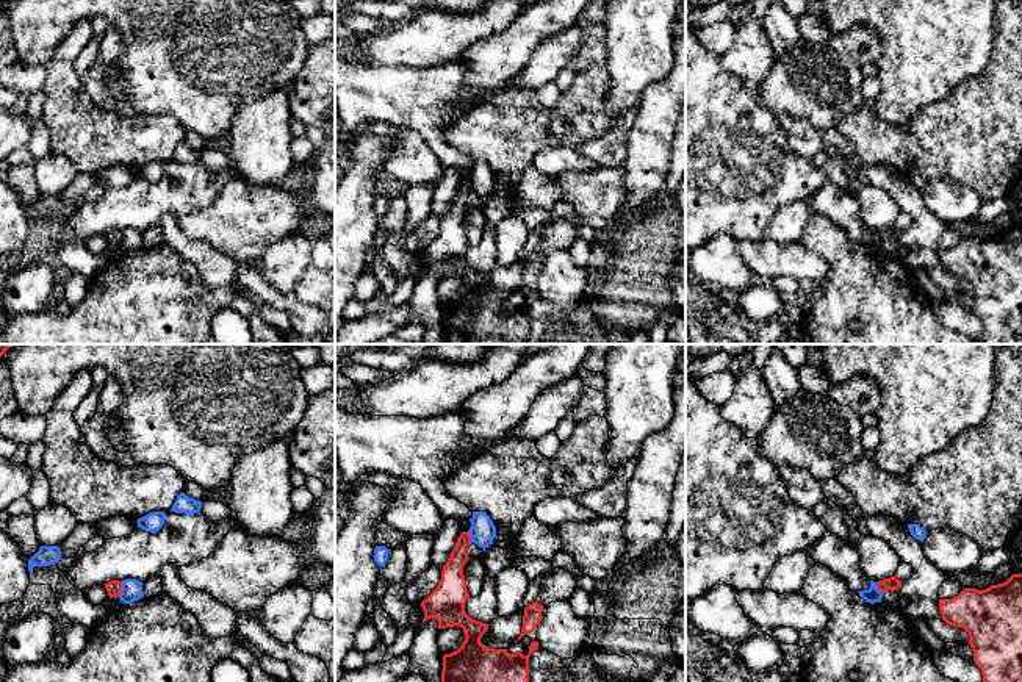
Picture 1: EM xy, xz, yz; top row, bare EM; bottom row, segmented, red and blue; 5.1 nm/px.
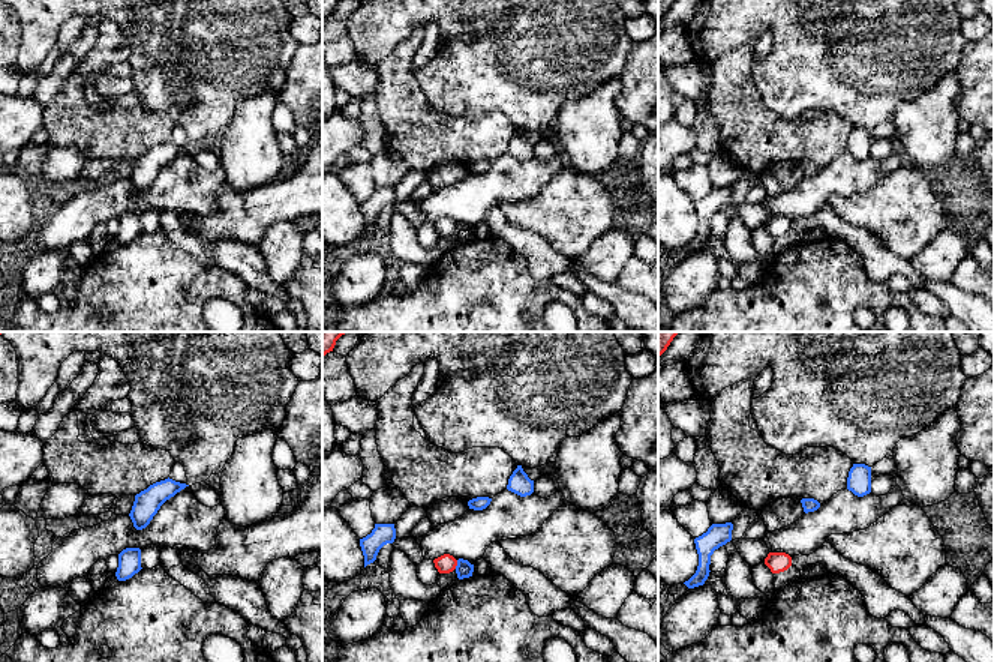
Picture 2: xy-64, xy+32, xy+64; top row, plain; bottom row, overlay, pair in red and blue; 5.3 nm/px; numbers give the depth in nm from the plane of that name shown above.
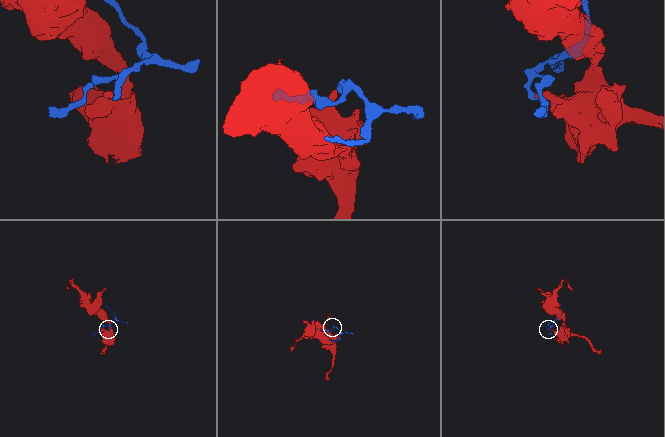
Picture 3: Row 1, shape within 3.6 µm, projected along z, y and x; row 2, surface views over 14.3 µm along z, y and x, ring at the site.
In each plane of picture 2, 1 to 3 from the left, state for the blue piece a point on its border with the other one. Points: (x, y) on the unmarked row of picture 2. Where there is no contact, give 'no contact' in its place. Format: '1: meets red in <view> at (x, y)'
1: no contact
2: meets red in xy+32 at (456, 228)
3: no contact

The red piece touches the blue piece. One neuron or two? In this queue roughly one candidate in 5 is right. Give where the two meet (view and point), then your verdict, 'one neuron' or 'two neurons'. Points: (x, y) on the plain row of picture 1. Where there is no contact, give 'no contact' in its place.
xy (121, 238) | two neurons

